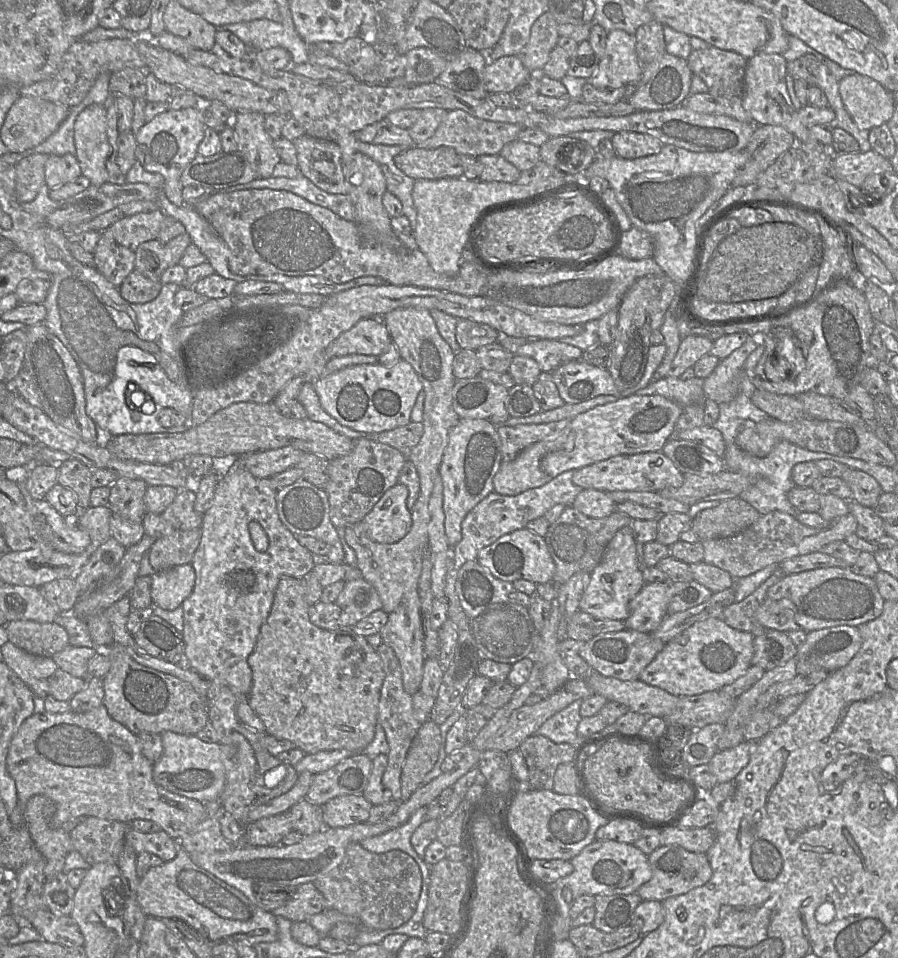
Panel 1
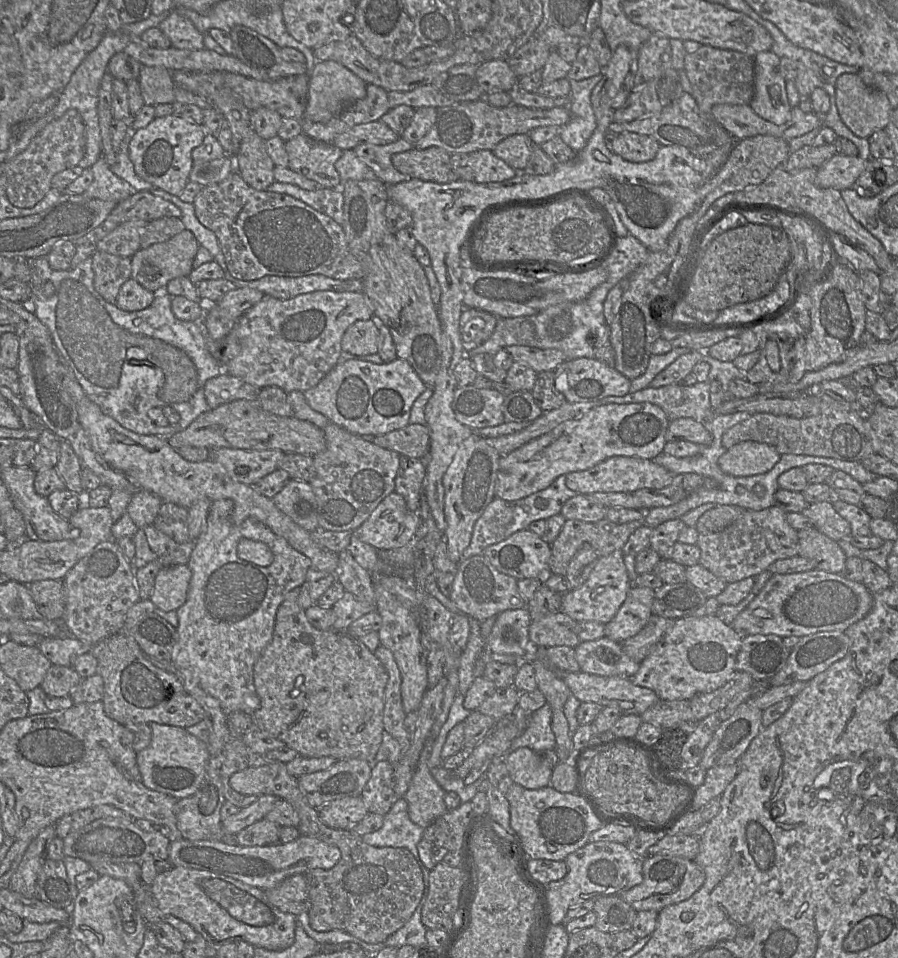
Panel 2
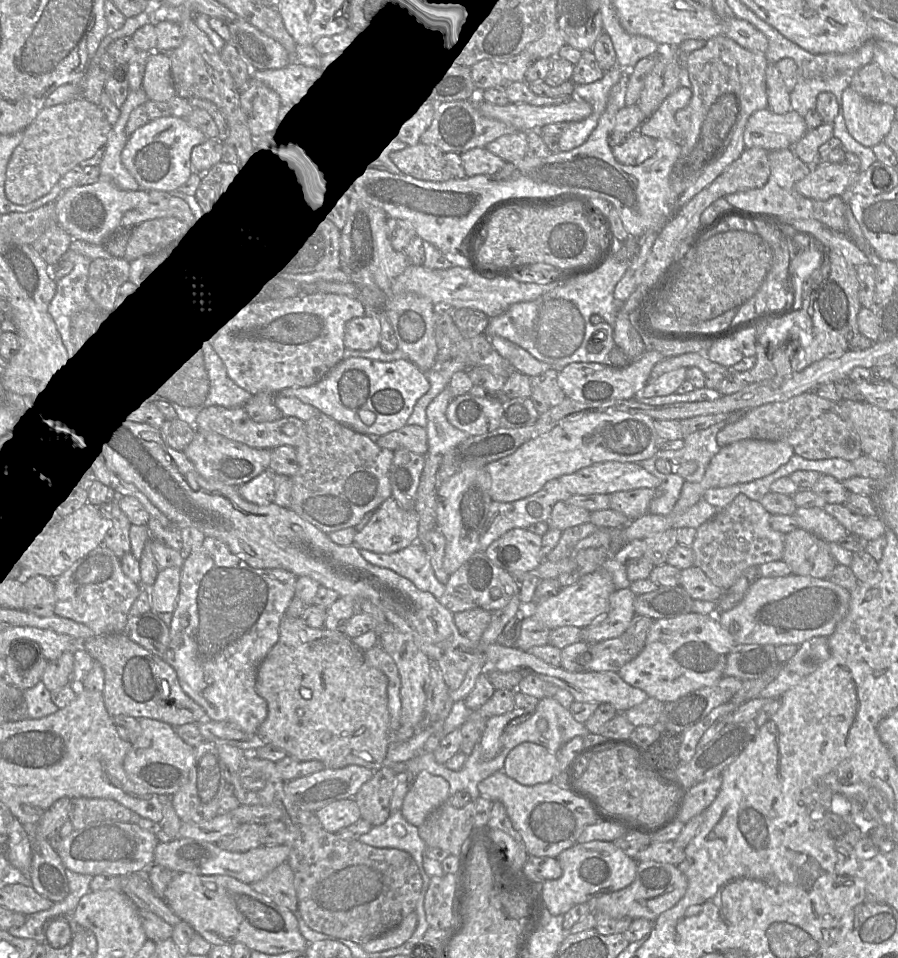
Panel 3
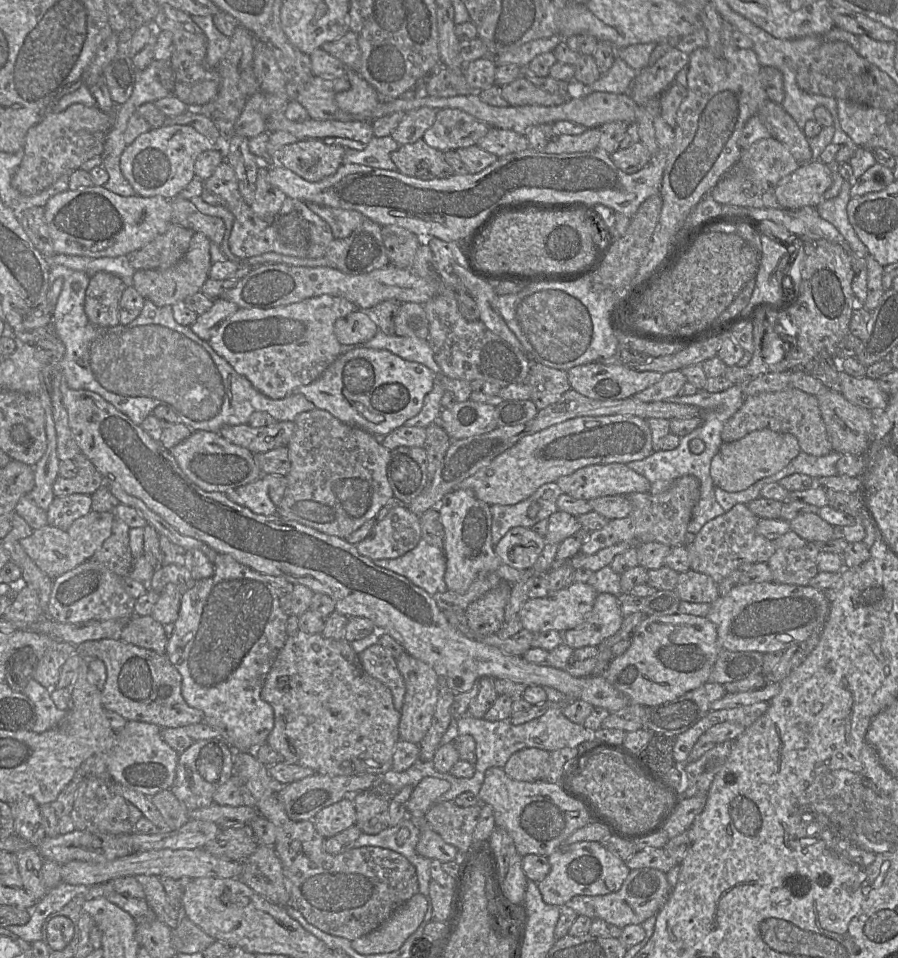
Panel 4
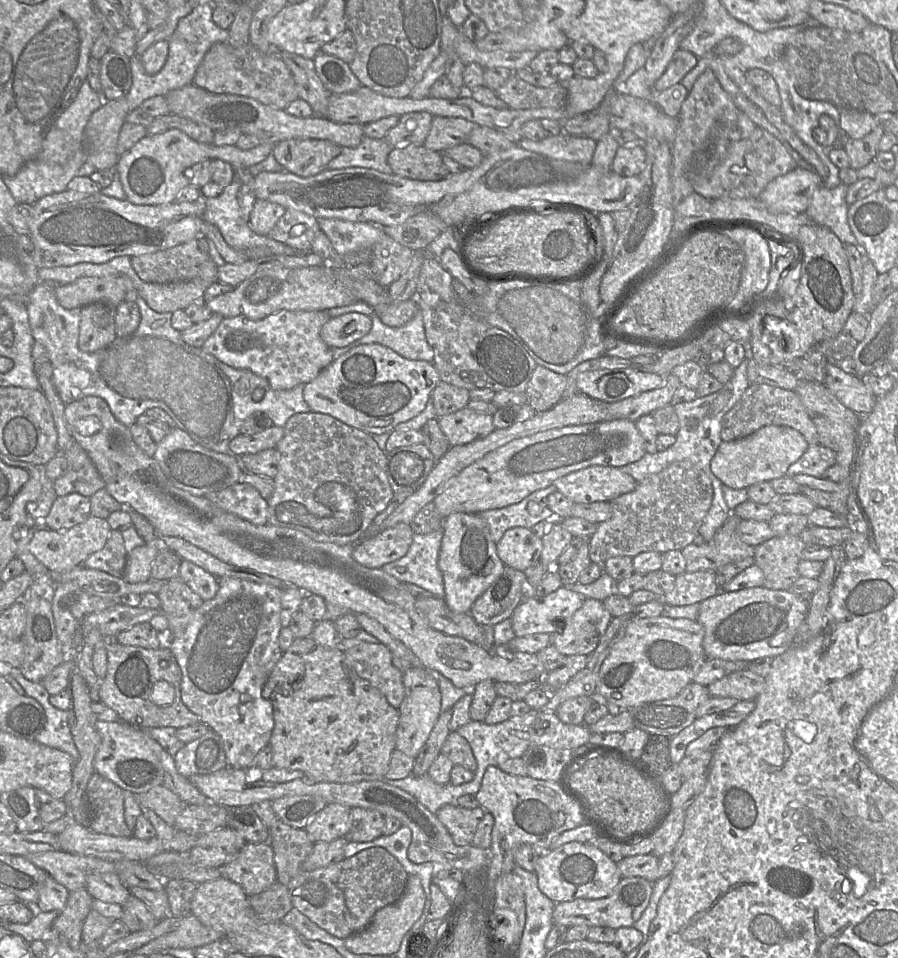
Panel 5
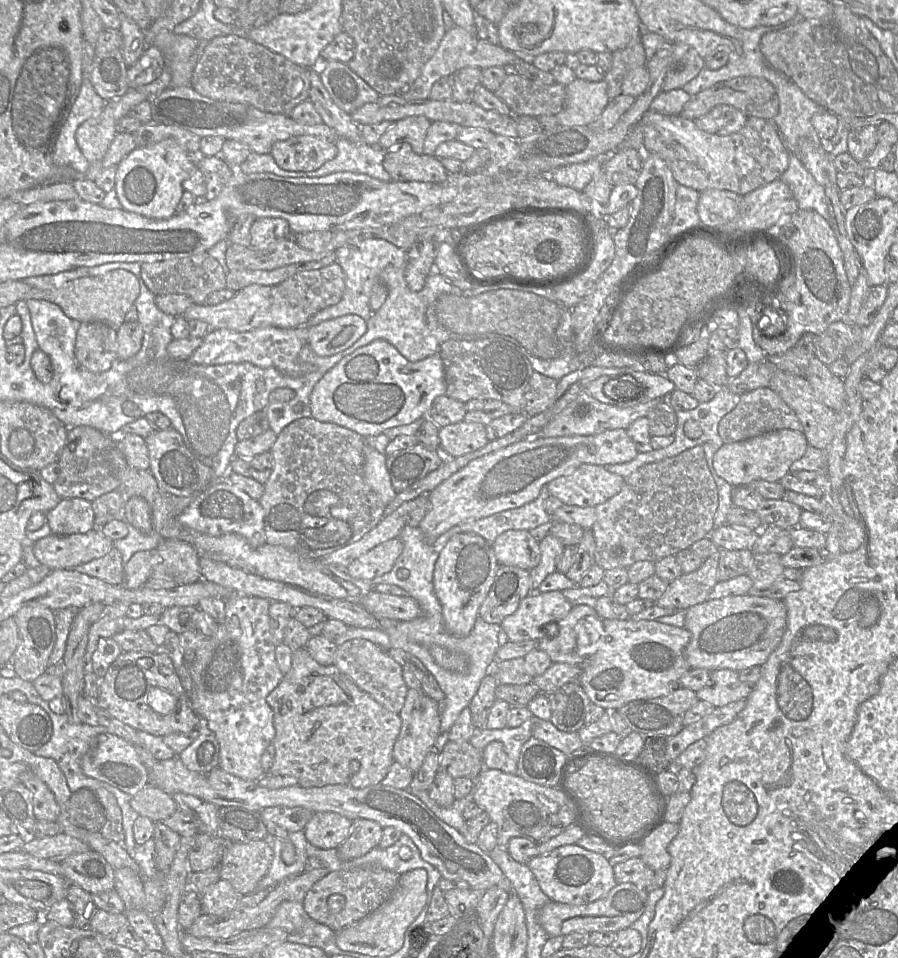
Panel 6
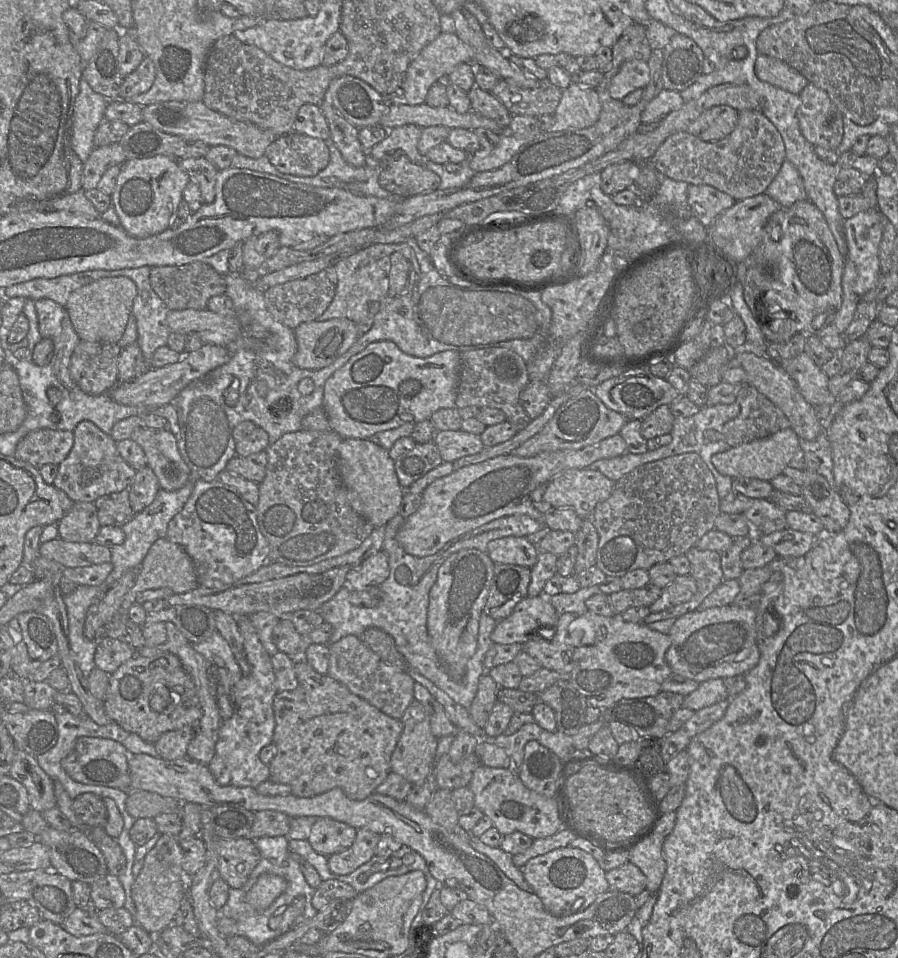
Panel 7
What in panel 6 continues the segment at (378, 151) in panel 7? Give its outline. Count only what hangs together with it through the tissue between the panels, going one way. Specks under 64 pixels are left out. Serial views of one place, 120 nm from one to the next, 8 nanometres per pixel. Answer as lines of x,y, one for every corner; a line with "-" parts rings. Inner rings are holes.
410,116
393,123
380,138
378,145
390,151
408,143
417,154
424,153
424,141
431,121
425,116

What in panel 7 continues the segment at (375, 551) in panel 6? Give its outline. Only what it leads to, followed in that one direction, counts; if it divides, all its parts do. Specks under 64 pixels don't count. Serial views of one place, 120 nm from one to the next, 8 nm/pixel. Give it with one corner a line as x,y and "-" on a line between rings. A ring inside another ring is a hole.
380,550
368,557
346,575
346,585
354,590
366,590
380,586
389,576
388,555

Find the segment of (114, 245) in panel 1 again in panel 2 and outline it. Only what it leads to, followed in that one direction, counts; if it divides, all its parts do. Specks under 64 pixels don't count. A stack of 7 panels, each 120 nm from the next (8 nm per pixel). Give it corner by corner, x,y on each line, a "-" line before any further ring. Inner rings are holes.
96,250
92,260
95,290
107,302
116,304
121,286
131,278
132,258

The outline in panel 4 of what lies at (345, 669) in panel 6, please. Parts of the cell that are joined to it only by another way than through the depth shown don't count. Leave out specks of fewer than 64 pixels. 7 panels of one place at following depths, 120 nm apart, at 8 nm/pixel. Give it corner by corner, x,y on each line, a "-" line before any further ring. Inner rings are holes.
379,643
369,646
358,655
364,670
390,689
394,707
400,711
406,688
396,659

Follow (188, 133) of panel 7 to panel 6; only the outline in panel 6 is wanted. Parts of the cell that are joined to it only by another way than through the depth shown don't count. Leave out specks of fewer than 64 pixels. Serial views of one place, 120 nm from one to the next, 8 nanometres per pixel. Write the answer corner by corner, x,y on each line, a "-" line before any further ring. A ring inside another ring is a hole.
191,85
170,87
148,98
151,100
152,120
180,127
201,138
220,136
226,140
237,140
246,144
255,154
268,154
275,142
301,135
321,137
330,142
339,138
324,123
307,125
288,115
261,111
251,104
213,100
199,94

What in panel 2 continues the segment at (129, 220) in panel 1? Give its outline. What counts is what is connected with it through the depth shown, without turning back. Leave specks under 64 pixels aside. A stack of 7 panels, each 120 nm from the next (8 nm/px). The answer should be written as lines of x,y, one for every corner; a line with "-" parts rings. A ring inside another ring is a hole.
142,219
120,224
96,244
96,250
121,257
132,257
141,249
141,235
147,224
148,222

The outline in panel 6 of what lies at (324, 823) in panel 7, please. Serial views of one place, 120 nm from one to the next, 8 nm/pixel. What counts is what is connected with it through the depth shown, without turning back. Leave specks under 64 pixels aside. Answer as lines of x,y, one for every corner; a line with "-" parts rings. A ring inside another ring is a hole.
317,812
303,833
308,843
320,849
337,849
351,831
352,821
335,812

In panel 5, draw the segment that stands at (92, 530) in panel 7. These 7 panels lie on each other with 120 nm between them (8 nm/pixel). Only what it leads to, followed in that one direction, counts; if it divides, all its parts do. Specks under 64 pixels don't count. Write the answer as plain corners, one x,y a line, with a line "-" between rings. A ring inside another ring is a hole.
72,493
57,497
42,525
55,531
66,531
81,524
91,516
89,497

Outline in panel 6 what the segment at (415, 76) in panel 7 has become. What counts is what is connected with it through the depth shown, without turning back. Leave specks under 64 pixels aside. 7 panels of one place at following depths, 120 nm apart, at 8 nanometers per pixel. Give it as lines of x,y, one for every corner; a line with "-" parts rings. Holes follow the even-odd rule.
455,25
445,32
434,55
425,63
419,77
401,97
407,101
429,99
433,84
441,77
448,77
465,67
478,67
481,70
488,67
511,68
519,59
518,54
505,50
500,45
492,45
477,37
475,33

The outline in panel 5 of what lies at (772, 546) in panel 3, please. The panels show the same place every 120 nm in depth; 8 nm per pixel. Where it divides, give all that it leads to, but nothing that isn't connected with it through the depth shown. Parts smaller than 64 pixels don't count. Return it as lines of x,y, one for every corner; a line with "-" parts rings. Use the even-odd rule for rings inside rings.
731,513
710,541
701,545
691,543
683,548
681,552
686,561
685,570
717,571
735,560
754,557
755,547
744,543
737,534
740,521

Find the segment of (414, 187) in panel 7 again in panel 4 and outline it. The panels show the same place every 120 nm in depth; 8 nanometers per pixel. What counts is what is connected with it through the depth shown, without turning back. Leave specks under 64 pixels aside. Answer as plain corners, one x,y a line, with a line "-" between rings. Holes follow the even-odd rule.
422,139
400,145
390,157
397,171
409,177
432,180
456,175
445,161
444,152
430,147

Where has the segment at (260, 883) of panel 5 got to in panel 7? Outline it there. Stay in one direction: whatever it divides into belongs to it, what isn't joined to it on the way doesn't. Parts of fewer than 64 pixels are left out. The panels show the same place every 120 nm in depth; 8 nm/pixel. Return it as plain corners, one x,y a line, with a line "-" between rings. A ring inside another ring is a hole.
216,838
219,873
230,888
242,888
260,861
260,852
251,838

